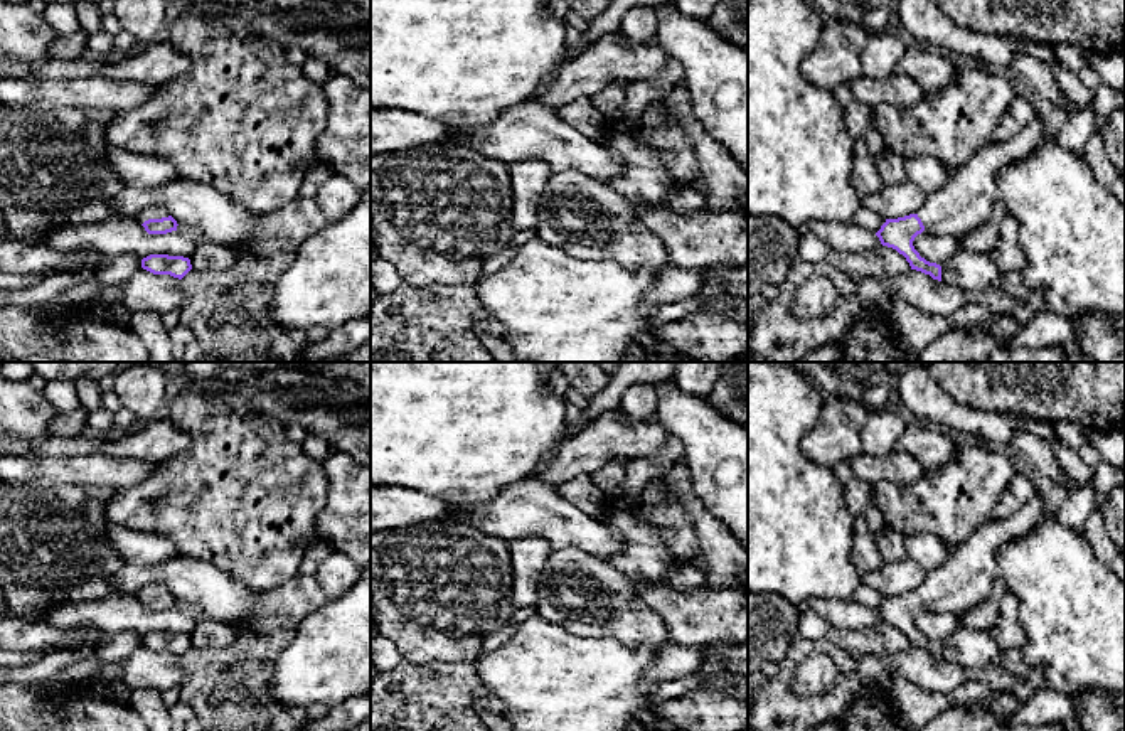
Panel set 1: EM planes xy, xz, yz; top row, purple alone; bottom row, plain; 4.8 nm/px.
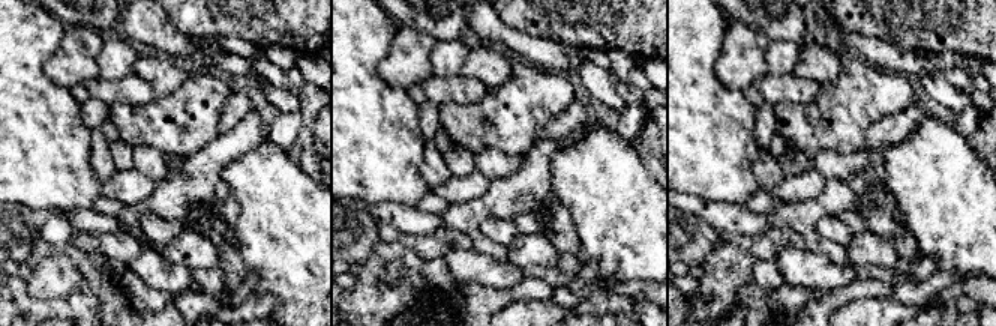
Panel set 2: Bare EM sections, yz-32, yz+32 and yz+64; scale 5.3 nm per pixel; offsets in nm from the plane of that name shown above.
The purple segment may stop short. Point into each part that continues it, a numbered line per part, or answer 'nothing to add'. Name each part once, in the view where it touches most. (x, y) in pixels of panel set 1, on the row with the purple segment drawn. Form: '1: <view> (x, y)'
1: xy (152, 213)

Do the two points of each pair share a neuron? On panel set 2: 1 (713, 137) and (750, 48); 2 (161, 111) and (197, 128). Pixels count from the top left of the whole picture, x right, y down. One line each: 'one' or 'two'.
1: two
2: one

